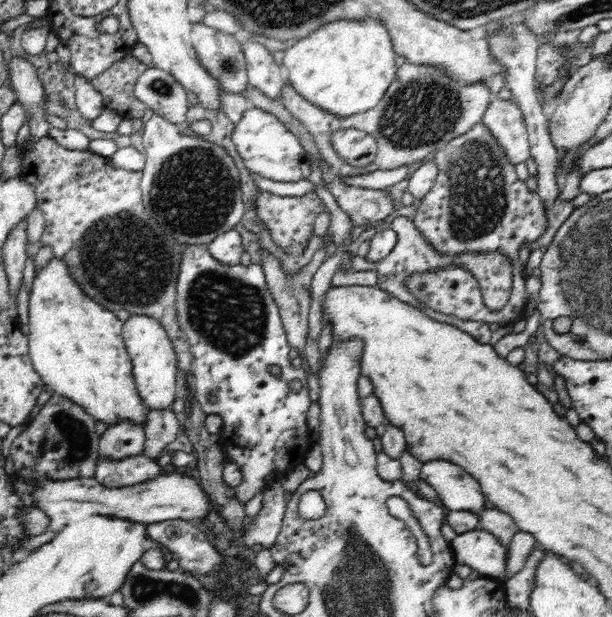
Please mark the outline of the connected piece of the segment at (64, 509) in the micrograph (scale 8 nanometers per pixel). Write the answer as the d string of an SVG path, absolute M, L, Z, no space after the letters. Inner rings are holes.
M162 474L152 482L144 482L138 486L124 488L106 488L93 478L76 478L76 480L58 480L44 482L42 488L28 492L28 502L42 509L50 517L52 530L60 532L67 524L94 516L109 516L114 520L129 520L138 524L150 524L165 520L182 518L204 518L211 510L208 497L205 496L195 476L185 474ZM31 495L33 498L31 499Z

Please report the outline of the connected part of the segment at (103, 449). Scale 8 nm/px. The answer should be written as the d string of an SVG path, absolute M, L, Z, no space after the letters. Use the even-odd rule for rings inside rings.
M118 422L108 426L100 437L99 458L110 463L121 462L124 458L144 455L144 446L144 428L131 422Z

